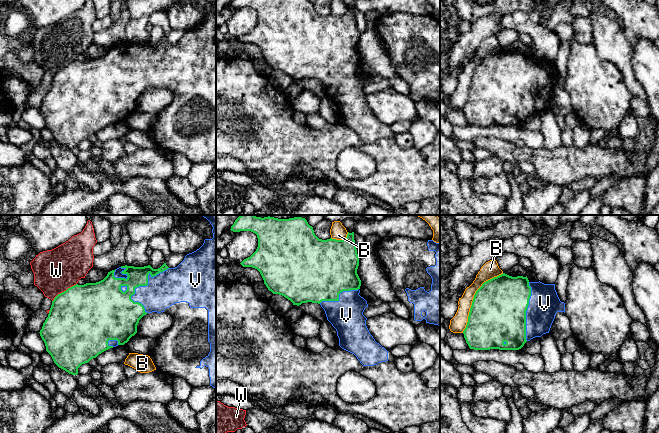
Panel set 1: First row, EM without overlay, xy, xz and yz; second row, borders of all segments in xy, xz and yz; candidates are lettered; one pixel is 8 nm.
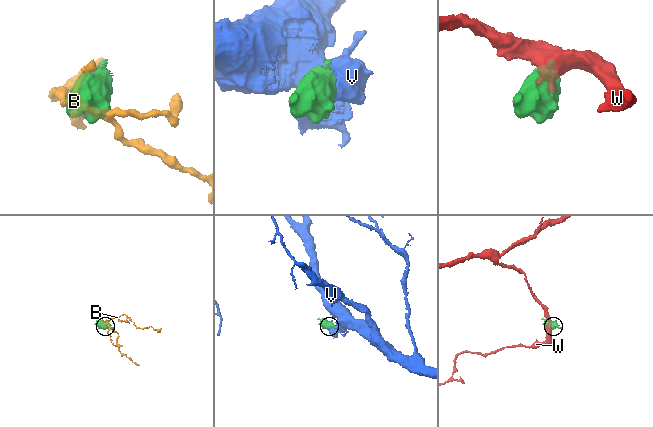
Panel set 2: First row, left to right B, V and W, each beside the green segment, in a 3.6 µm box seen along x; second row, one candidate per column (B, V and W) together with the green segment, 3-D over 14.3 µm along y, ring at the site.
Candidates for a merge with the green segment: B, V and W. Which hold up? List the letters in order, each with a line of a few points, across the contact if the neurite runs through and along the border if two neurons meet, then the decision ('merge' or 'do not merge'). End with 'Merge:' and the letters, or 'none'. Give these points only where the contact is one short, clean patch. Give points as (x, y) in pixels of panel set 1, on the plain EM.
B: do not merge
V: merge
W: line xy (76, 59), (60, 68), (52, 77); do not merge
Merge: V

